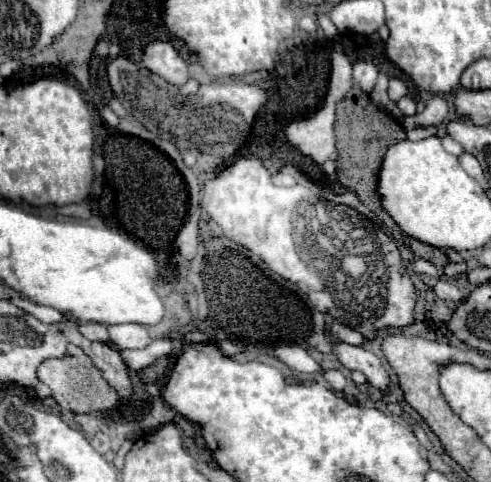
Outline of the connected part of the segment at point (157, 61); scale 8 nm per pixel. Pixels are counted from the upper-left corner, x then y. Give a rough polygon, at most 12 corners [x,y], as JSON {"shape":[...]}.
{"shape":[[169,42],[147,44],[141,62],[175,86],[189,78],[187,62]]}

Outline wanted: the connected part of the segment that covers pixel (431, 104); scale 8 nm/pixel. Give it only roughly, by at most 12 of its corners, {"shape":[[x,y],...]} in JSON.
{"shape":[[431,96],[427,108],[415,114],[407,128],[441,126],[449,106],[443,96]]}

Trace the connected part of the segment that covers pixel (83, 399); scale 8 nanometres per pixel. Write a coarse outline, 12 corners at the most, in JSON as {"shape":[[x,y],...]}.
{"shape":[[77,346],[49,358],[37,376],[75,414],[119,400]]}

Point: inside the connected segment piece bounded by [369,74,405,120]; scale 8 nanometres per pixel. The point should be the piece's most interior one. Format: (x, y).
(379, 95)

